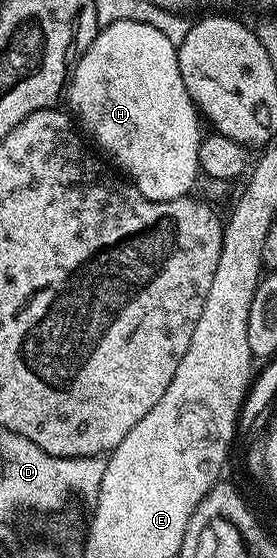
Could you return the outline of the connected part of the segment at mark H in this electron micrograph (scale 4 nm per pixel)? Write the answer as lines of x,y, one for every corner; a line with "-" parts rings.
137,21
110,23
109,25
103,26
103,28
97,32
96,38
90,43
88,50
77,59
70,74
70,80
66,86
66,105
68,101
69,106
67,105
67,108
74,114
75,120
79,122
81,126
84,124
85,127
88,128
89,135
100,144
101,151
108,153
109,158
107,157
107,160
111,162
121,174
128,173
127,180
135,185
136,190
138,190
147,201
169,201
170,199
189,196
189,194
193,192
191,190
192,184
195,183
196,177
198,178
198,174
200,173
198,147
200,146
200,138
202,136
202,130
200,130
202,121
198,116
196,105
190,99
190,95
186,91
186,83
182,83
182,71
178,71
177,48
174,43
170,43
170,39
166,39
166,35
162,35
162,31
158,31
158,27
150,27
150,23
138,23

